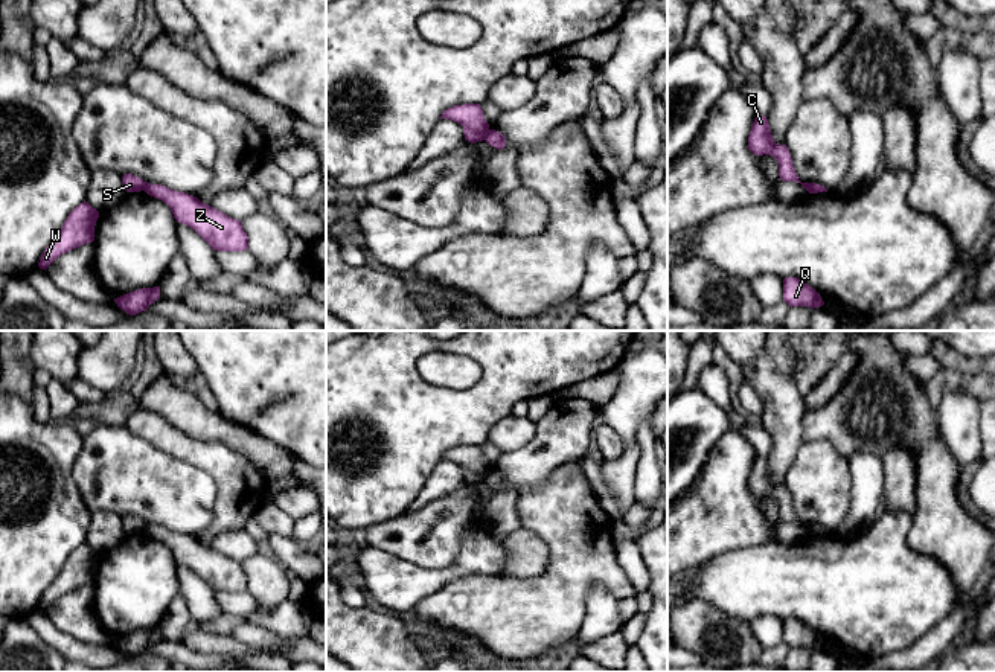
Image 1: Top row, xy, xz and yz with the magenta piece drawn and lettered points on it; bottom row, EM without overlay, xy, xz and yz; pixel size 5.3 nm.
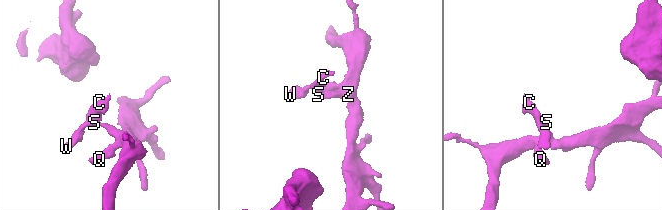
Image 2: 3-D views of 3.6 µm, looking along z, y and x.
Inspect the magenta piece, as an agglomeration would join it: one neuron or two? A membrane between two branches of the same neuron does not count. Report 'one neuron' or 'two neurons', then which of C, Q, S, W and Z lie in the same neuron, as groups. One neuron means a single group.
two neurons; groups C S W / Q Z

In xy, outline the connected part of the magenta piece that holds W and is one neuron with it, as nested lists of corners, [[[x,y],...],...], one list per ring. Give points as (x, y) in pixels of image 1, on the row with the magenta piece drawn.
[[[87,201],[76,206],[64,221],[59,233],[43,251],[38,267],[46,270],[61,254],[94,241],[99,212]]]

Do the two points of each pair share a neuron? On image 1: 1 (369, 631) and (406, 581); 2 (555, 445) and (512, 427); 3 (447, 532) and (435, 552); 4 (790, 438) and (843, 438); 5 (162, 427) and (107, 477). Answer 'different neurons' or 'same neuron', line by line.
1: different neurons
2: different neurons
3: same neuron
4: different neurons
5: different neurons

